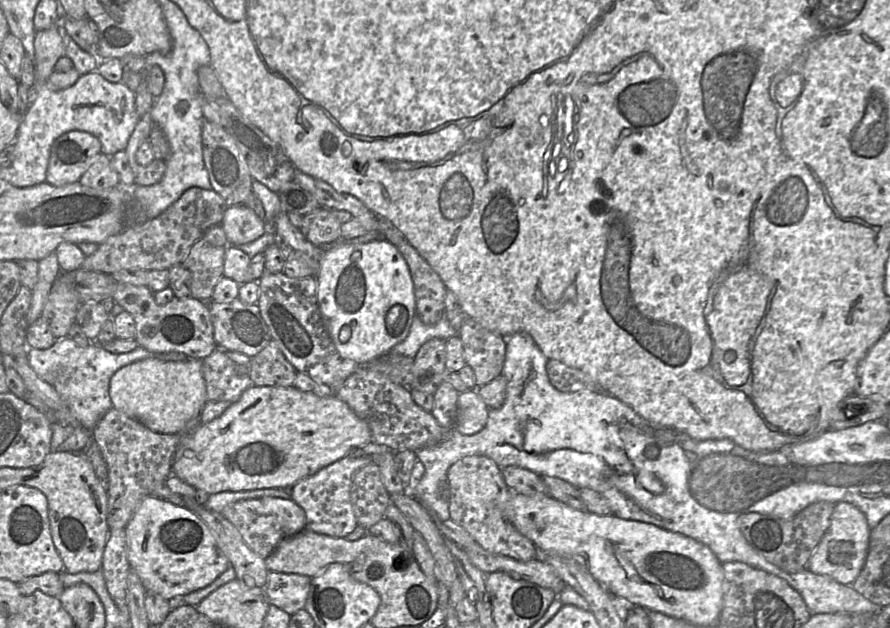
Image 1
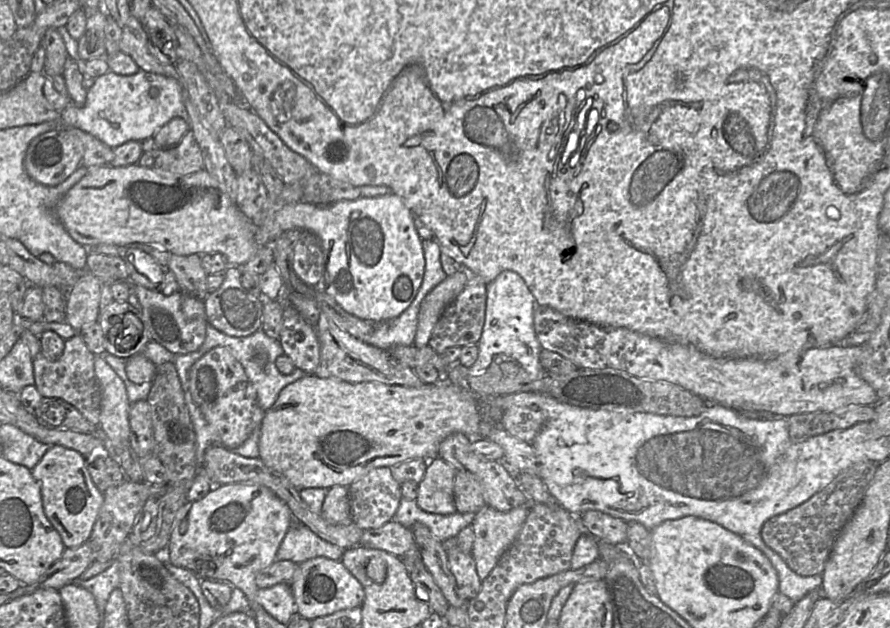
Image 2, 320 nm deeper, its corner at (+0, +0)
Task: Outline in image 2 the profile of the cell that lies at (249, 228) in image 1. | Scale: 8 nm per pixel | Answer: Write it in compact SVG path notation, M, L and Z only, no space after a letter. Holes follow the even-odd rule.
M394 193L379 197L360 196L356 200L340 200L328 205L315 205L300 201L293 204L287 204L282 209L275 212L271 217L267 217L262 226L257 229L255 242L259 246L272 245L278 237L281 235L286 236L286 232L291 229L301 229L302 231L312 232L320 240L325 259L326 293L333 297L346 312L366 321L383 322L400 316L410 306L422 284L425 270L425 257L422 247L422 238L416 230L413 218L414 215L411 210L406 207L401 198Z

